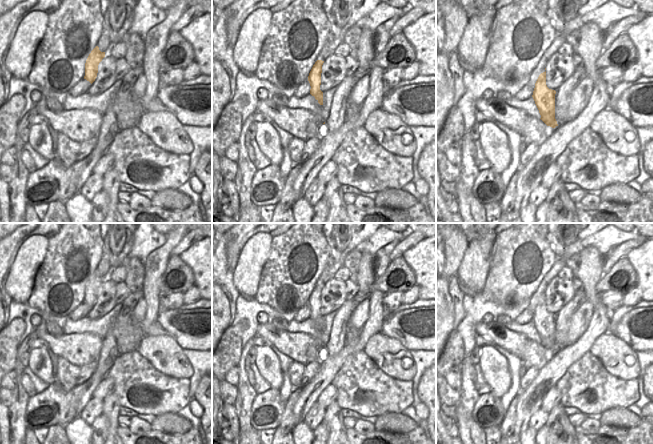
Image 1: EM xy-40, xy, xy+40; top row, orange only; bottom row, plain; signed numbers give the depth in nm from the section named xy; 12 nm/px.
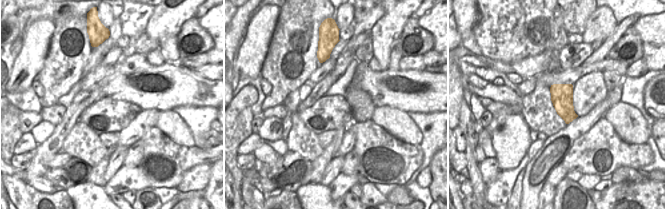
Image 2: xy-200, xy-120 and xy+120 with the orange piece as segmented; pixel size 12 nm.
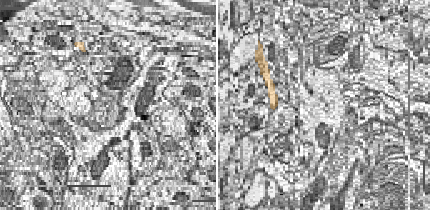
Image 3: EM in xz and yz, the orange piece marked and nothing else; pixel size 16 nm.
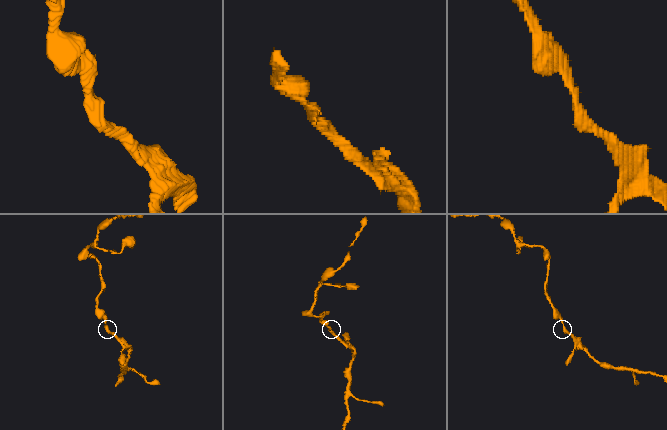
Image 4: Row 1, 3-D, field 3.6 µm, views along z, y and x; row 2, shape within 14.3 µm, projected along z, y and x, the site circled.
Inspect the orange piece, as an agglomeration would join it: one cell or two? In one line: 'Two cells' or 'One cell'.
One cell

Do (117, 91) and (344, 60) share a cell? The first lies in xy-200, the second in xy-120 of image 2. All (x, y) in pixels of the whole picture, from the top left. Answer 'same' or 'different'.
different

